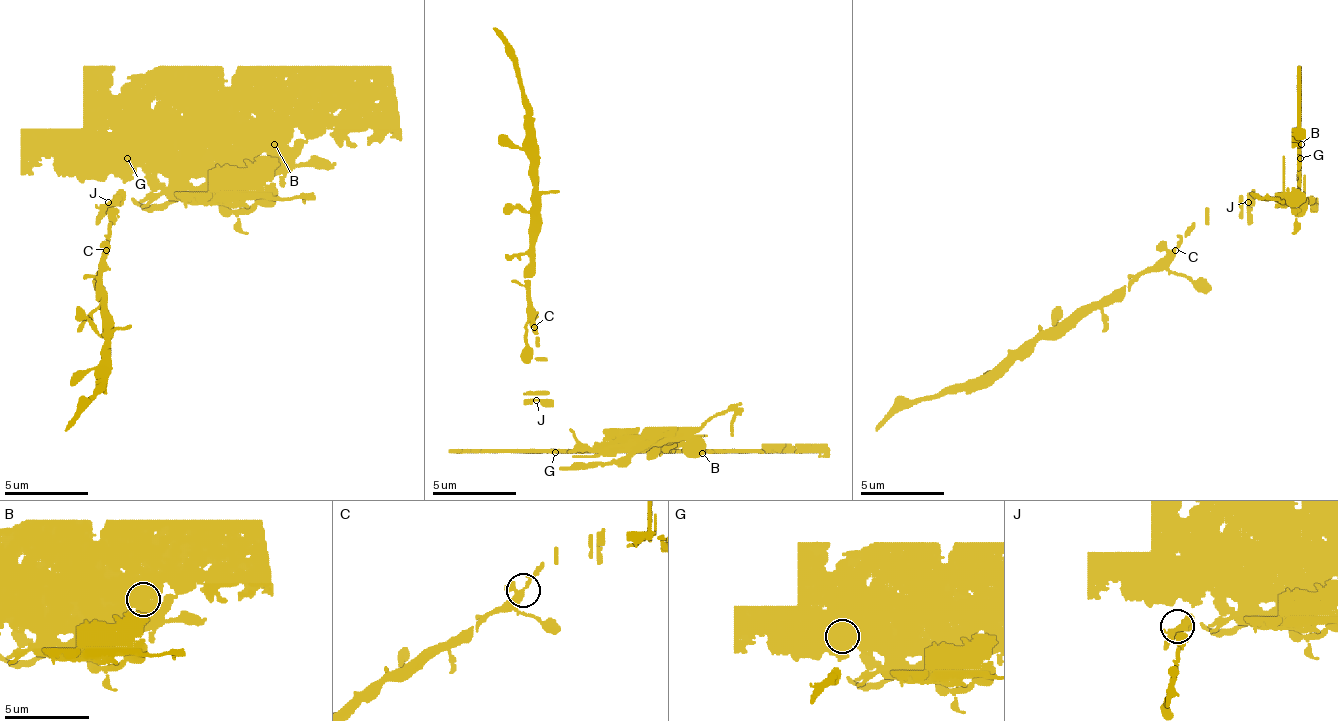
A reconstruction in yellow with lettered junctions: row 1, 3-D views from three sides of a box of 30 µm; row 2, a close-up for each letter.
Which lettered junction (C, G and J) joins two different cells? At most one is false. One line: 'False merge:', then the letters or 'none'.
False merge: G

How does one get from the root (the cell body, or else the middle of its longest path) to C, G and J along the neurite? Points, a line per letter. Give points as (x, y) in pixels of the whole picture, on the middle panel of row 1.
C: (539, 345), (535, 328)
G: (539, 345), (539, 395), (577, 441), (577, 457), (556, 453)
J: (539, 345), (539, 395), (535, 399)

